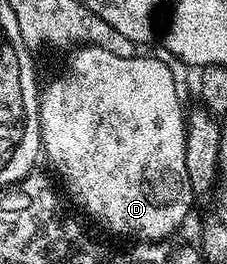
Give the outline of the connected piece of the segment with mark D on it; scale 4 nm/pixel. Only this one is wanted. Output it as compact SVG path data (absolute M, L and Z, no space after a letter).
M81 44L71 50L68 62L64 70L49 83L43 86L40 94L40 144L43 156L48 156L50 164L56 168L60 181L68 193L78 193L78 205L86 216L97 221L108 233L117 233L120 237L136 237L137 242L141 241L162 241L171 238L172 232L183 223L192 209L194 194L190 175L186 175L186 109L180 106L180 93L176 90L176 77L172 74L172 65L169 62L160 60L159 56L123 57L117 53L106 51L97 45Z

